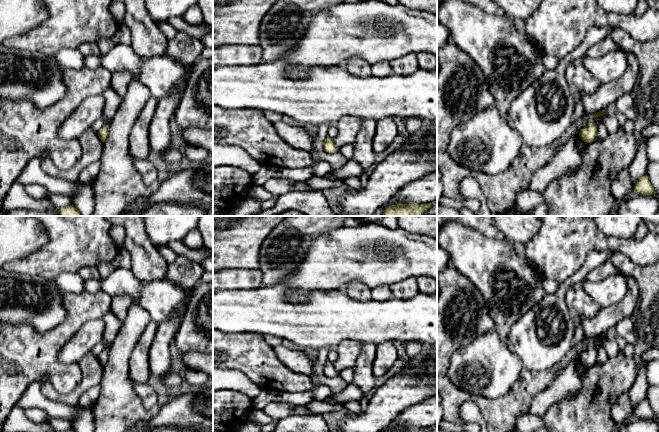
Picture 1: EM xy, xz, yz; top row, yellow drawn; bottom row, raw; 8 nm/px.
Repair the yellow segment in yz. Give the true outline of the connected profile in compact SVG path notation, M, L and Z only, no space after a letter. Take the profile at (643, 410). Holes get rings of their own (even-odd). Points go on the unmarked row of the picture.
M646 399L640 401L639 404L636 406L634 410L634 417L645 420L654 418L654 413Z

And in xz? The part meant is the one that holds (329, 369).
M329 360L325 363L324 365L324 375L328 376L328 377L335 377L337 375L339 375L339 372L334 364L332 362L330 362Z

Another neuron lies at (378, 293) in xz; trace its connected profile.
M389 285L376 286L371 289L371 299L382 301L385 298L389 298L391 294L391 288Z

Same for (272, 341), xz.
M264 335L263 338L265 342L273 349L283 344L283 340L281 338L274 337L272 335Z

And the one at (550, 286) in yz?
M543 279L542 286L547 294L552 294L559 288L560 283L553 280Z

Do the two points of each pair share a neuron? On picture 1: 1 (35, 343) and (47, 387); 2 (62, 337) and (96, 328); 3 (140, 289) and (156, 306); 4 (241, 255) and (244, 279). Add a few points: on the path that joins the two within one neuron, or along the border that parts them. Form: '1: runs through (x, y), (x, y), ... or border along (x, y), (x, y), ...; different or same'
1: border along (49, 380), (58, 392), (69, 393); different
2: border along (94, 320), (85, 322), (59, 351); different
3: runs through (144, 293), (153, 302); same
4: border along (223, 268), (258, 269); different

